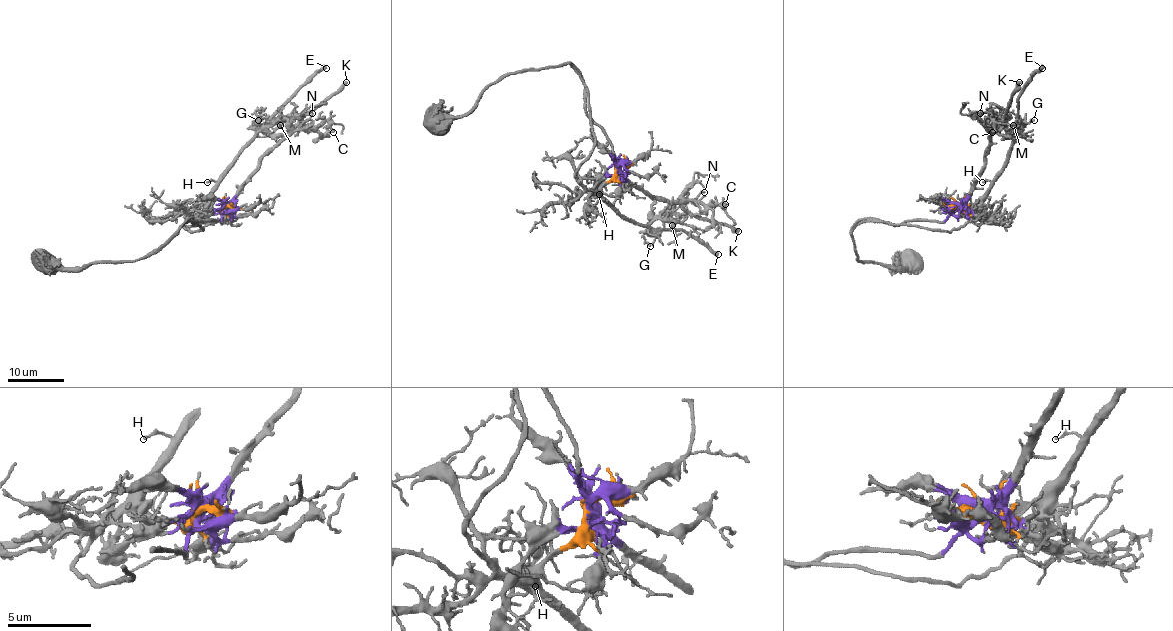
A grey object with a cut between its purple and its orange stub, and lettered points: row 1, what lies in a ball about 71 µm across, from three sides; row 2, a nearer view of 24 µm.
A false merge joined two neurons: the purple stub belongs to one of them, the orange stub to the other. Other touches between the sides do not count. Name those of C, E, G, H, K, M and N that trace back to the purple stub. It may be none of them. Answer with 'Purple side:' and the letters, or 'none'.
Purple side: C, K, N

